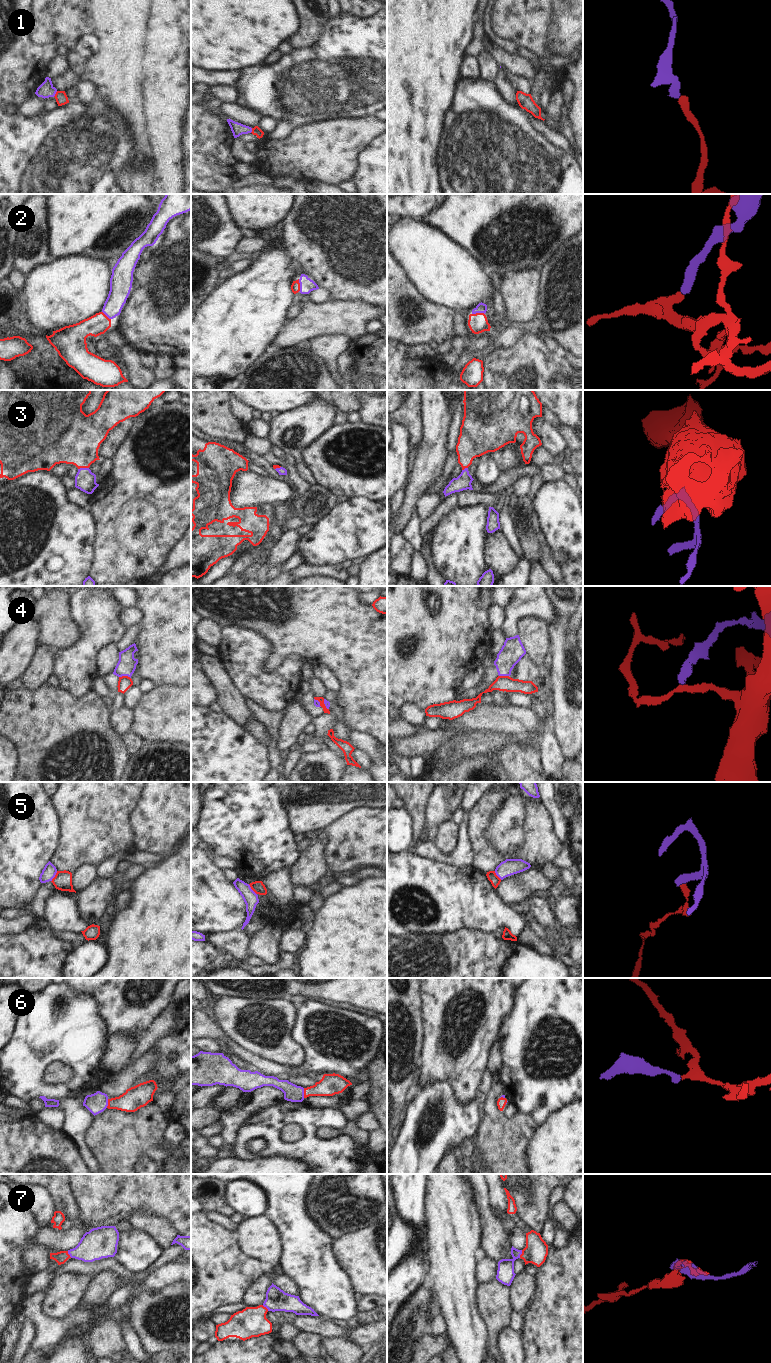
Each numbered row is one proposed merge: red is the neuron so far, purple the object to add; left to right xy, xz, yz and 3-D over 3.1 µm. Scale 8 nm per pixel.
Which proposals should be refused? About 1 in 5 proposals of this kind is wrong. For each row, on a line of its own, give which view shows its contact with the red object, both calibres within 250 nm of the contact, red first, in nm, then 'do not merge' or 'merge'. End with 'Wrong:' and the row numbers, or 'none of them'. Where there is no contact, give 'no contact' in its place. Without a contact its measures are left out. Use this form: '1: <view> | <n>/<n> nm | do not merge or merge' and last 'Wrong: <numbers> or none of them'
1: xy | 100/120 nm | merge
2: xz | 80/120 nm | merge
3: xy | 420/170 nm | merge
4: xy | 110/150 nm | do not merge
5: xy | 150/110 nm | do not merge
6: xz | 170/140 nm | merge
7: yz | 190/140 nm | merge
Wrong: 4, 5

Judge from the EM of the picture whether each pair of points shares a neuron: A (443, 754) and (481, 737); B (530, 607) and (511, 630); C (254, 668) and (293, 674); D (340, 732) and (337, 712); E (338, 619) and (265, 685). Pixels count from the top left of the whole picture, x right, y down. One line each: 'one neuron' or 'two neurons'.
A: one neuron
B: one neuron
C: one neuron
D: one neuron
E: two neurons

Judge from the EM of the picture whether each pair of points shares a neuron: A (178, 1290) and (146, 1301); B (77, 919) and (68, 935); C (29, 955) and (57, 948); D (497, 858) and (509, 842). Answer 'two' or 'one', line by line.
A: one
B: two
C: one
D: two

